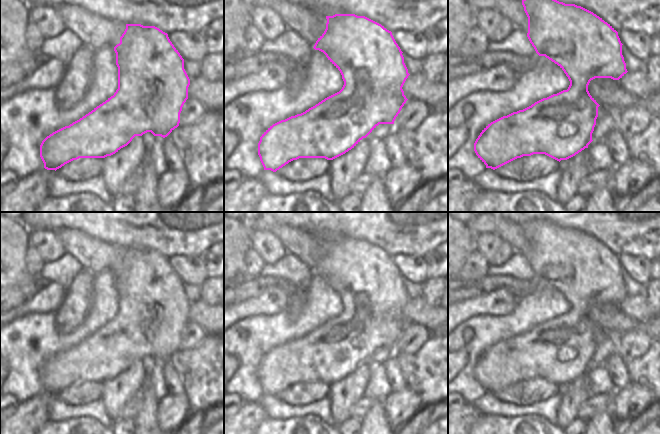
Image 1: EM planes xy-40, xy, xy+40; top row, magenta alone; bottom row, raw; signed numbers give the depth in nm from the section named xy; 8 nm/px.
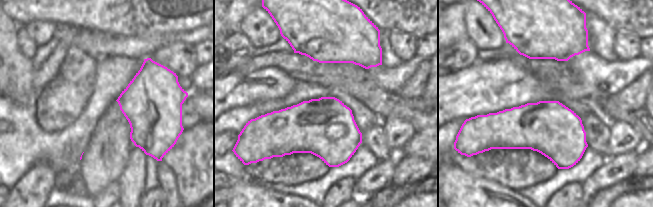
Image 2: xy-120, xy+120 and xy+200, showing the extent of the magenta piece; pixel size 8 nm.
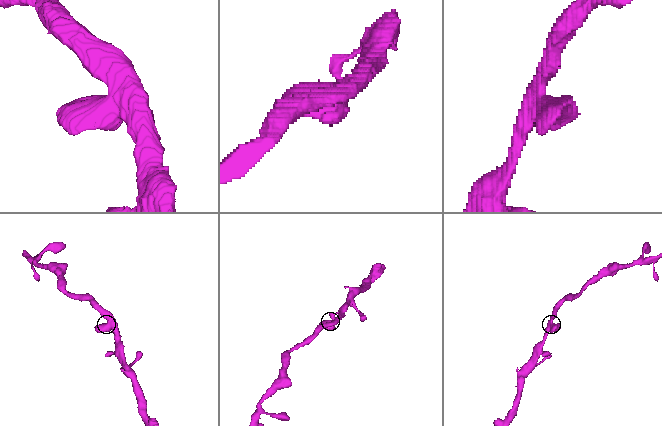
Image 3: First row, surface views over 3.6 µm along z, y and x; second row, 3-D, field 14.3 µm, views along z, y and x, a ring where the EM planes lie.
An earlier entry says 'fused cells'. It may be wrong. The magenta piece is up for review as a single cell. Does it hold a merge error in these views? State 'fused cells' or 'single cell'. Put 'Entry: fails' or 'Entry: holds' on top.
Entry: fails
single cell

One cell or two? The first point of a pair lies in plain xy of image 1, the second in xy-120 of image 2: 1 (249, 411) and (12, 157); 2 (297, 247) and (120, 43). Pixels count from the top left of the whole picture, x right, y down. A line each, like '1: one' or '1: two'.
1: two
2: one

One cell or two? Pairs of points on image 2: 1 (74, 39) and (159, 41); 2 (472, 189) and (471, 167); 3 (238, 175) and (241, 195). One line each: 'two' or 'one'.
1: one
2: two
3: two

